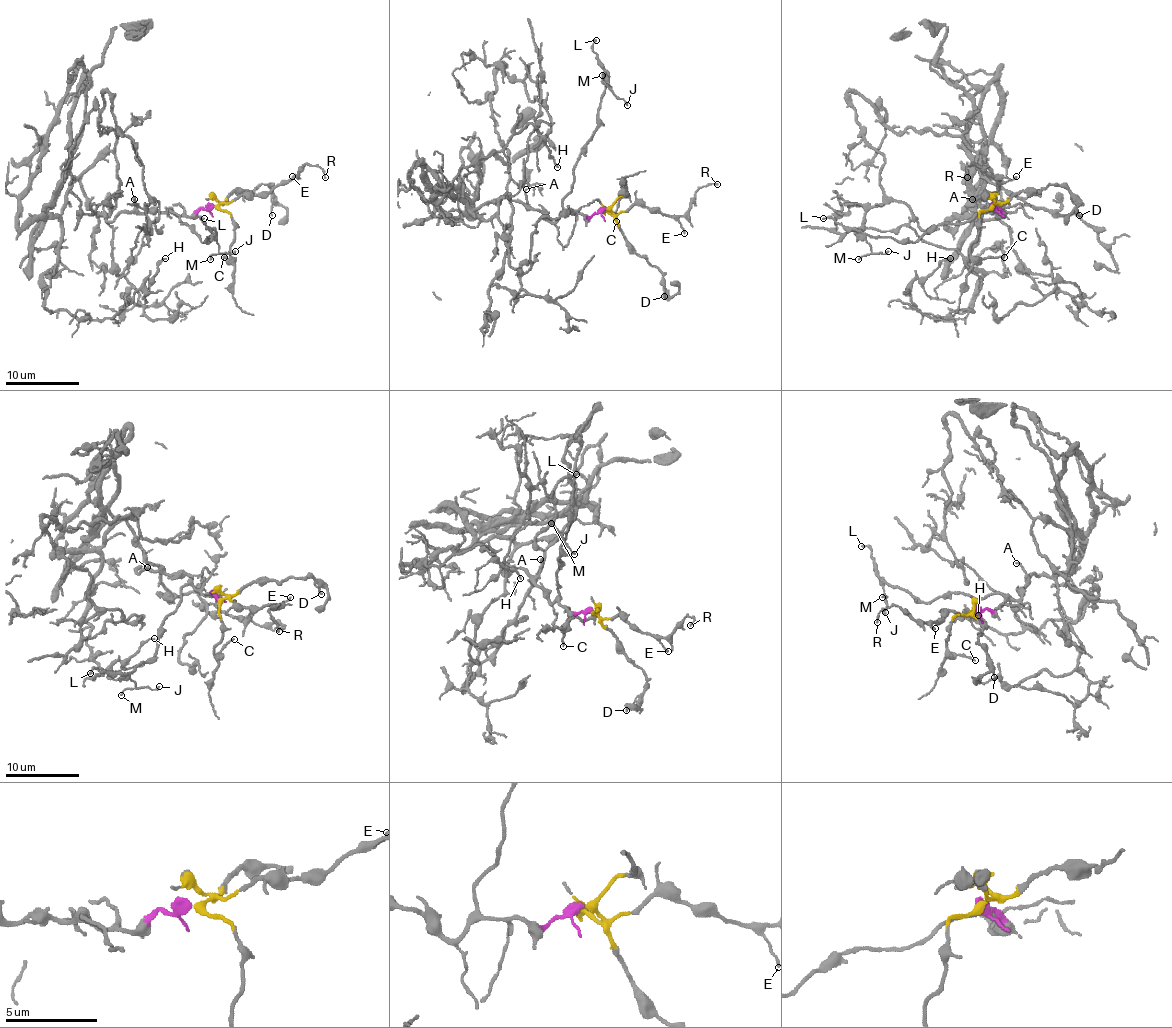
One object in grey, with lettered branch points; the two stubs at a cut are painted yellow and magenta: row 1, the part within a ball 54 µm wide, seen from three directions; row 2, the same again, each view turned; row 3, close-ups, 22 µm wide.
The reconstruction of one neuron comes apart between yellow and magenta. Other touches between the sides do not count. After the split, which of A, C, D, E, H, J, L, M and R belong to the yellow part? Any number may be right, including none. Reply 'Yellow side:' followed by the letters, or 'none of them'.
Yellow side: C, D, E, R

